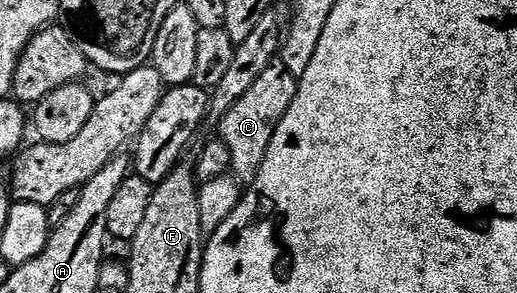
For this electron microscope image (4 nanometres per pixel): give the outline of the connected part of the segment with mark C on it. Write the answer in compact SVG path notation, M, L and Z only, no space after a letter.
M284 61L272 62L270 68L266 68L258 80L254 80L253 86L246 91L246 96L239 98L234 108L224 114L218 127L218 138L230 148L231 173L237 182L250 184L258 176L266 160L270 140L274 140L274 132L278 124L282 124L282 116L286 116L290 104L294 104L297 81Z

